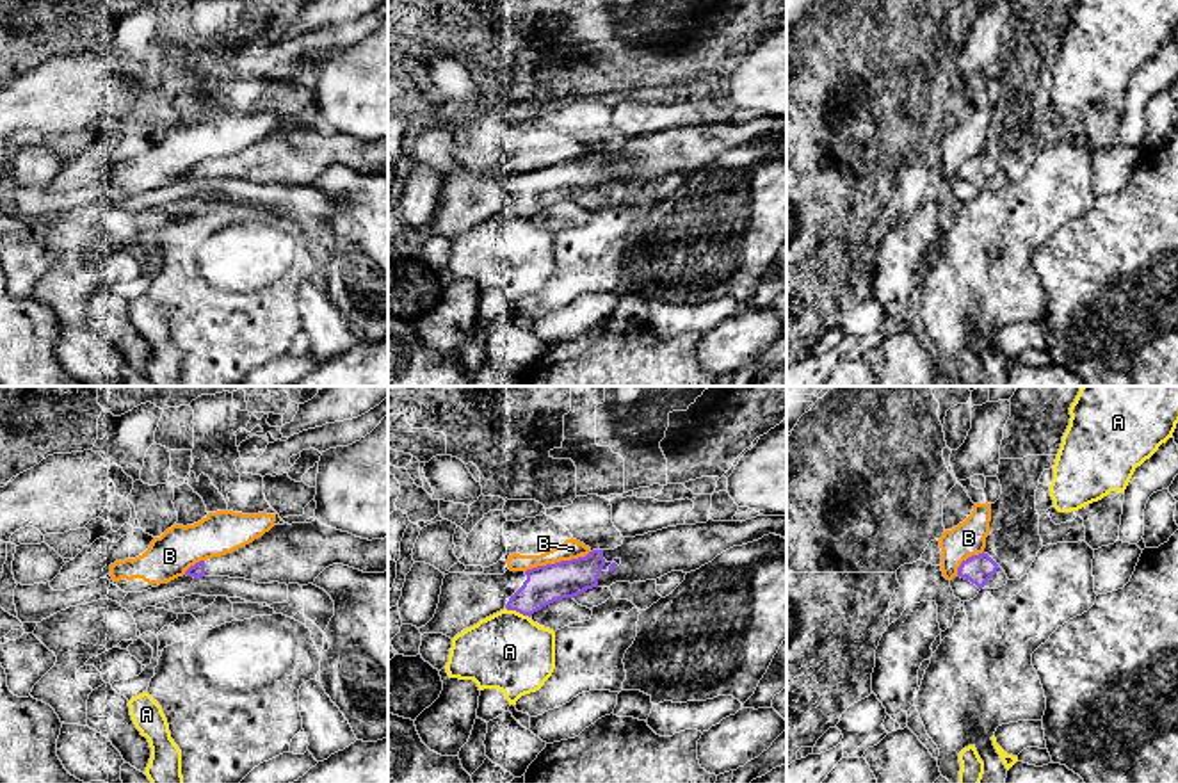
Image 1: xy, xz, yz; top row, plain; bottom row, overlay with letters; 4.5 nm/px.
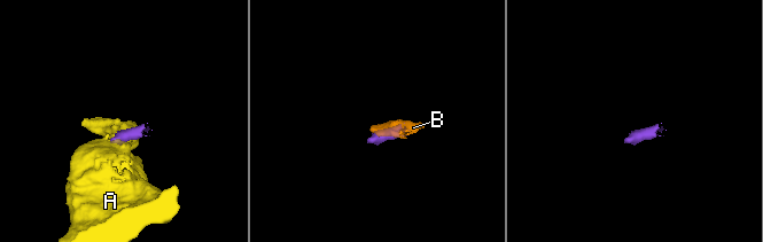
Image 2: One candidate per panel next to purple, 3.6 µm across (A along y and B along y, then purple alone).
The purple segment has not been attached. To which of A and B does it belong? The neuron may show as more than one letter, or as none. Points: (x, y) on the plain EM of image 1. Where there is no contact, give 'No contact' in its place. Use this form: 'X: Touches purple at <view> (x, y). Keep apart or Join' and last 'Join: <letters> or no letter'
A: Touches purple at xz (518, 212). Keep apart
B: Touches purple at xz (552, 166). Keep apart
Join: no letter

